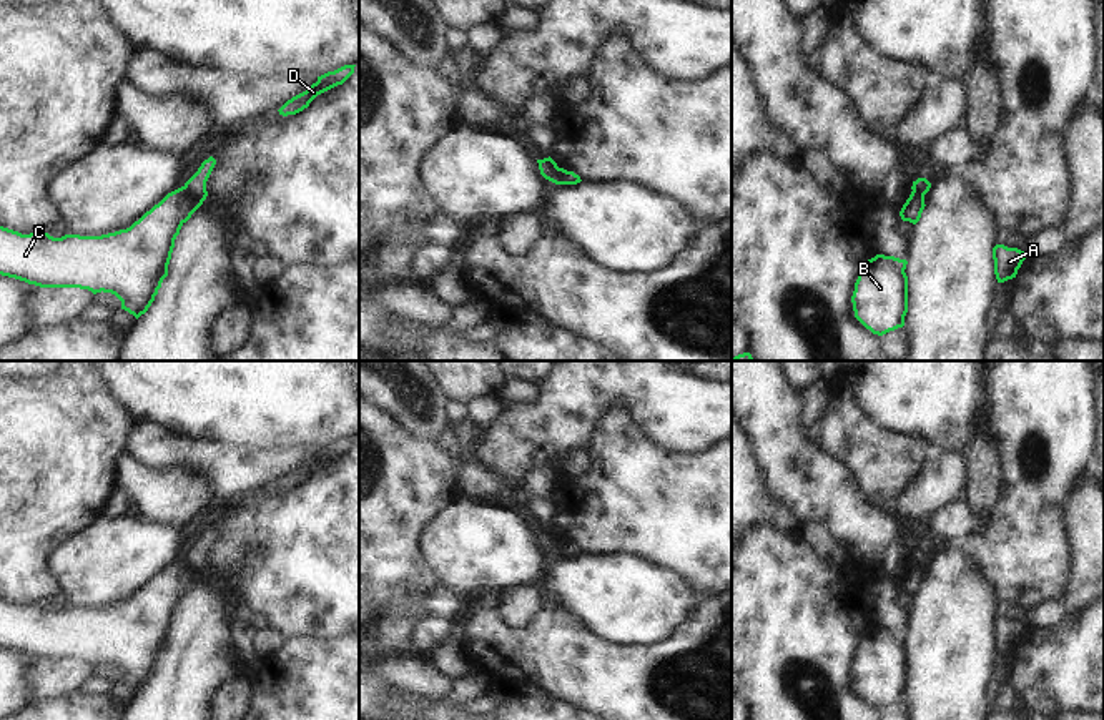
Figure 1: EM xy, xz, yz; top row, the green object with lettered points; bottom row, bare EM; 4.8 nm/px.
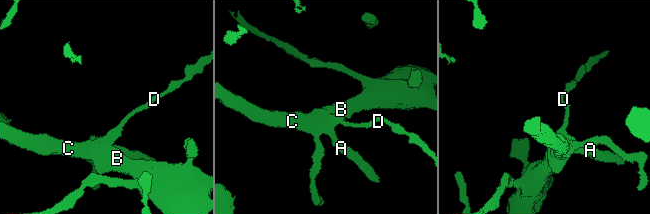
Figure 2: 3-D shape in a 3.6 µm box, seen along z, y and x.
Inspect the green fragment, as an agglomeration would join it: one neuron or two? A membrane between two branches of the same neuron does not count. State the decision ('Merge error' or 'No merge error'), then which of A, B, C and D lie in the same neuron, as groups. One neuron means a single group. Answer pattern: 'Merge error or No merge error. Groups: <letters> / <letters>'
Merge error. Groups: A B C / D

